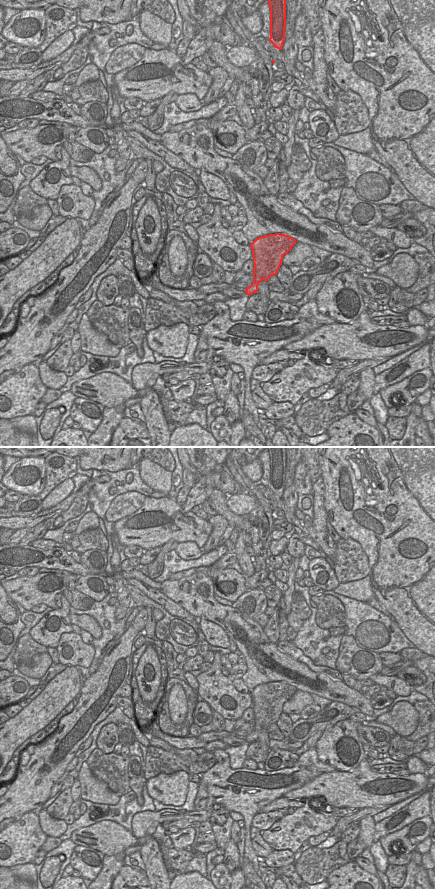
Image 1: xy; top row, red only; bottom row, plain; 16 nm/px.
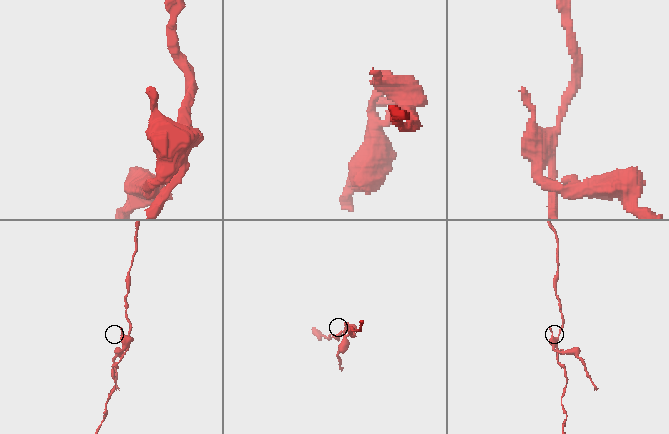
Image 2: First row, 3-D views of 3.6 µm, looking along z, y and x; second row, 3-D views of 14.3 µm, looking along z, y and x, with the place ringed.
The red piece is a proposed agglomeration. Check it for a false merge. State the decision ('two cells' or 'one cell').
two cells

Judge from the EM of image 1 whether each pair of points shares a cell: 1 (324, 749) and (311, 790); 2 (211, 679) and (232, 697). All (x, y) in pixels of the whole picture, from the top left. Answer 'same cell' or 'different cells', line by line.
1: different cells
2: same cell

